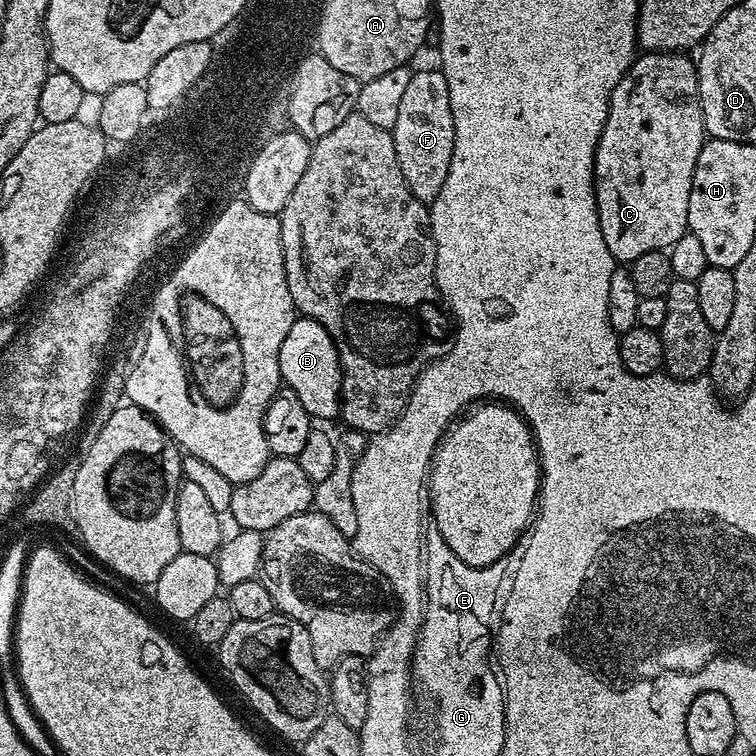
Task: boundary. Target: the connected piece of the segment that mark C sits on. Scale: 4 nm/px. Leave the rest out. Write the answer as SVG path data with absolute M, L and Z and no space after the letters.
M645 51L643 54L637 55L633 60L632 65L628 68L628 73L622 77L618 82L618 86L614 86L614 94L610 98L608 103L608 113L606 114L606 126L602 130L600 135L600 141L596 147L596 161L594 162L594 170L592 171L594 177L594 183L596 185L596 209L598 210L598 218L600 219L600 225L602 226L602 238L606 238L606 246L610 250L610 254L618 262L631 262L642 258L642 254L650 254L651 252L663 252L671 248L674 242L678 242L678 238L682 238L684 233L688 231L688 211L690 210L690 190L692 189L692 179L694 178L694 166L698 162L698 154L702 150L704 141L706 139L706 133L704 131L704 119L702 118L702 110L700 109L700 95L698 94L698 82L696 81L696 66L690 59L687 60L687 55L680 52L649 52Z

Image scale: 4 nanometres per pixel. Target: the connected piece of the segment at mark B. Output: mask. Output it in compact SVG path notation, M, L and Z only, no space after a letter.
M308 316L296 319L286 333L282 350L278 350L278 366L283 387L293 392L298 402L302 402L309 416L317 421L337 419L340 416L344 369L340 367L340 355L326 326L314 322Z

